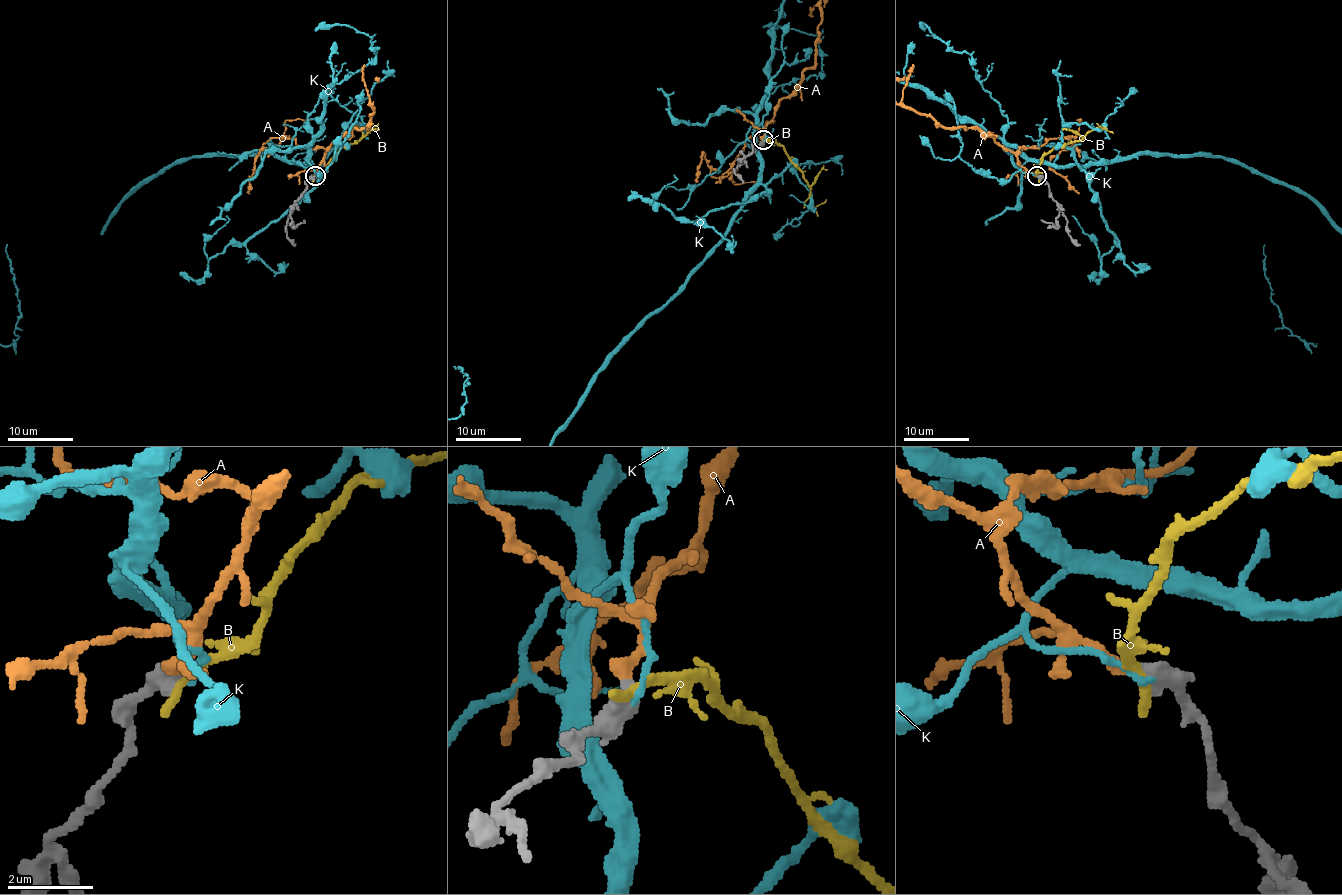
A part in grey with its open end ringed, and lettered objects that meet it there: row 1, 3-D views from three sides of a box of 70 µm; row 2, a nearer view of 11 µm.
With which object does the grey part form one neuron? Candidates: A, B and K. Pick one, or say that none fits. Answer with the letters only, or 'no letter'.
A

